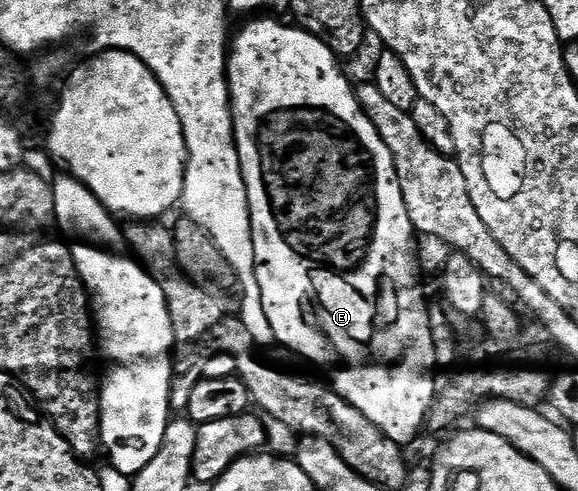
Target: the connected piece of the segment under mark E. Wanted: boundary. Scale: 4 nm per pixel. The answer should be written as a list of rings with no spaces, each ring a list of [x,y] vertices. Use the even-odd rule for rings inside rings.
[[[251,17],[246,20],[248,22],[240,29],[239,32],[234,32],[233,38],[229,43],[229,54],[227,57],[227,88],[231,94],[231,116],[233,117],[233,129],[235,130],[235,144],[237,145],[237,157],[241,161],[241,173],[245,181],[245,193],[249,197],[249,213],[251,214],[251,232],[253,233],[253,253],[255,254],[255,272],[257,273],[257,285],[261,289],[261,305],[263,306],[261,315],[266,323],[273,325],[273,333],[275,334],[275,343],[282,345],[286,350],[296,354],[300,359],[308,364],[316,363],[319,367],[324,367],[327,370],[329,386],[332,391],[335,391],[342,399],[349,401],[349,405],[353,405],[353,409],[357,409],[361,413],[365,413],[365,417],[369,417],[369,421],[373,421],[373,425],[377,425],[381,429],[381,433],[385,433],[385,437],[389,437],[394,443],[400,445],[408,445],[419,435],[419,430],[424,430],[427,422],[427,415],[431,412],[431,406],[435,400],[437,390],[437,379],[435,383],[435,372],[437,366],[435,364],[434,341],[433,333],[430,327],[429,300],[423,296],[423,291],[419,288],[419,263],[415,260],[415,239],[417,240],[417,232],[415,227],[409,221],[407,210],[405,209],[405,197],[401,193],[401,185],[397,177],[397,169],[393,165],[393,153],[389,153],[389,148],[385,146],[385,141],[381,141],[381,133],[377,133],[377,129],[373,125],[373,121],[369,121],[369,117],[361,109],[359,97],[356,88],[351,87],[349,80],[343,76],[343,71],[339,68],[340,60],[324,45],[323,40],[318,35],[310,35],[308,31],[304,31],[298,25],[290,25],[286,27],[283,23],[278,23],[278,18],[261,19],[263,17]]]

